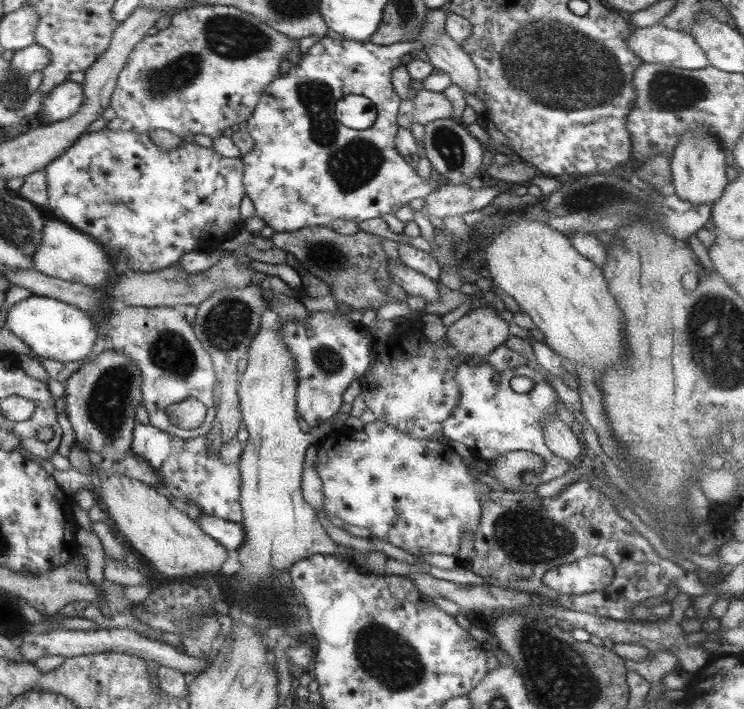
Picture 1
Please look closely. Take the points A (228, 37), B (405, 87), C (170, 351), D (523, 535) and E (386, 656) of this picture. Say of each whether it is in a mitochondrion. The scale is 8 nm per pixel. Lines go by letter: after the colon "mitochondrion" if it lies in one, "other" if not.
A: mitochondrion
B: other
C: mitochondrion
D: mitochondrion
E: mitochondrion

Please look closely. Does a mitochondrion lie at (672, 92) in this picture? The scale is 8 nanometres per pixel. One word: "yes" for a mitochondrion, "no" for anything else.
yes

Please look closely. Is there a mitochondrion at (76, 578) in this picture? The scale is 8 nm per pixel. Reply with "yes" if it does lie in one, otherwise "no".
no

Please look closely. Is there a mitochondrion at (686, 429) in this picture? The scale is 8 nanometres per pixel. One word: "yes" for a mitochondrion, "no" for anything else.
no

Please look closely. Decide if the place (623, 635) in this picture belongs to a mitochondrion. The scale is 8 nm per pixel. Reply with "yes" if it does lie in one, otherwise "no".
no

